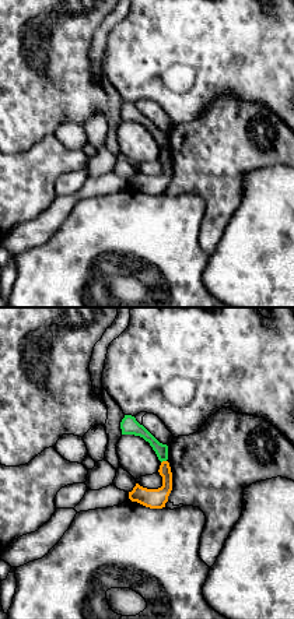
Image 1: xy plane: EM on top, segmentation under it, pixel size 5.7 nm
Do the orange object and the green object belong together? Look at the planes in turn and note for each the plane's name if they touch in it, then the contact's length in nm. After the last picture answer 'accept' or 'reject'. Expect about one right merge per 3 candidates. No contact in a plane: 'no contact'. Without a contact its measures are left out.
xy | 40 nm

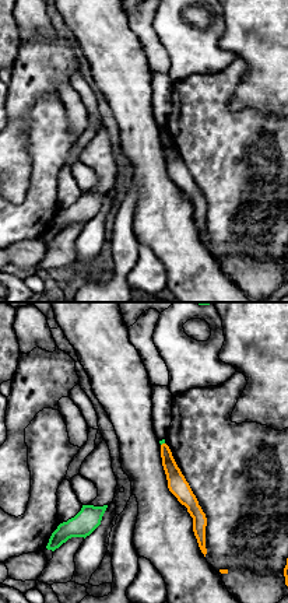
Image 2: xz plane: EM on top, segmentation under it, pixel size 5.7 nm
xz | 30 nm

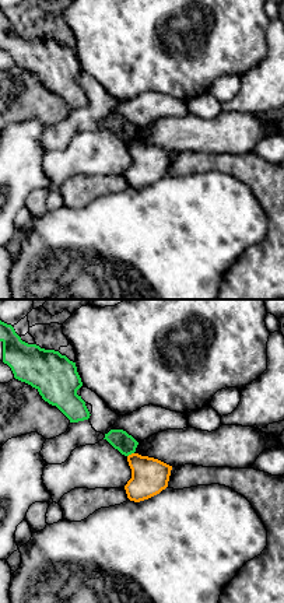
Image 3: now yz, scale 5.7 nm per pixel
yz | 50 nm

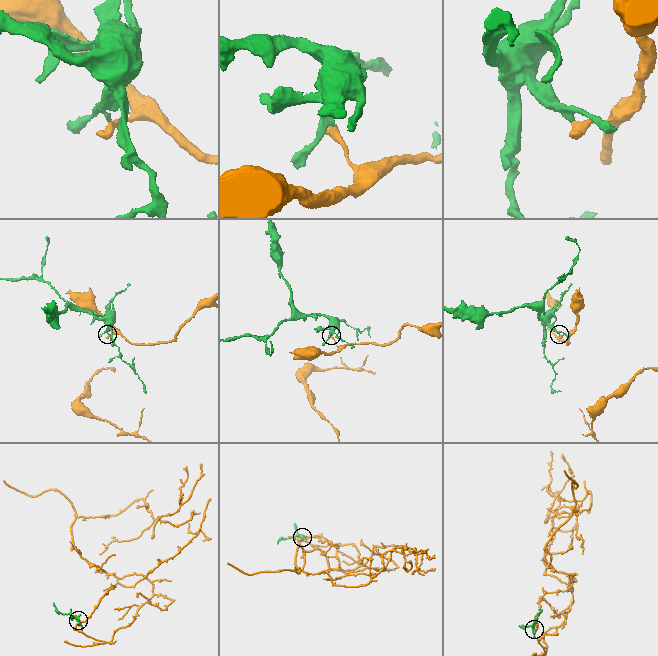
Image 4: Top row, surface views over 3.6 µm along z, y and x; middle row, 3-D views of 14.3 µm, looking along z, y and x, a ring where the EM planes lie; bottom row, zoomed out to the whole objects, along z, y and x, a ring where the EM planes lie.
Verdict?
reject

